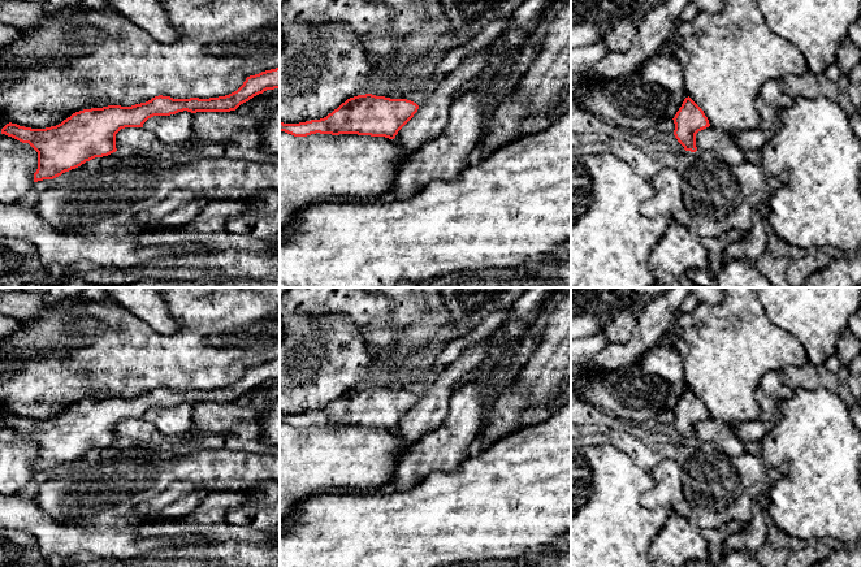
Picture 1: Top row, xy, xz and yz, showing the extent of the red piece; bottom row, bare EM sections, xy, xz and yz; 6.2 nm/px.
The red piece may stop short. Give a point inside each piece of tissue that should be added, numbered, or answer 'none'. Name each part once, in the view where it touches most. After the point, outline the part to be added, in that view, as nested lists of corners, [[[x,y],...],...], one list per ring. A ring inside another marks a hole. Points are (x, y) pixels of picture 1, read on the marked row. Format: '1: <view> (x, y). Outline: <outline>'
none

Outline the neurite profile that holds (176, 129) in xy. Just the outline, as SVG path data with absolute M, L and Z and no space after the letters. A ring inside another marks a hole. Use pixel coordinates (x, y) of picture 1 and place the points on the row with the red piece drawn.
M183 111L170 116L153 116L143 127L153 133L160 146L185 146L194 135L194 113Z

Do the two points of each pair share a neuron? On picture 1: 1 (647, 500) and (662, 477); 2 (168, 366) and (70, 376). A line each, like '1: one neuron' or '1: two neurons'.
1: one neuron
2: one neuron

